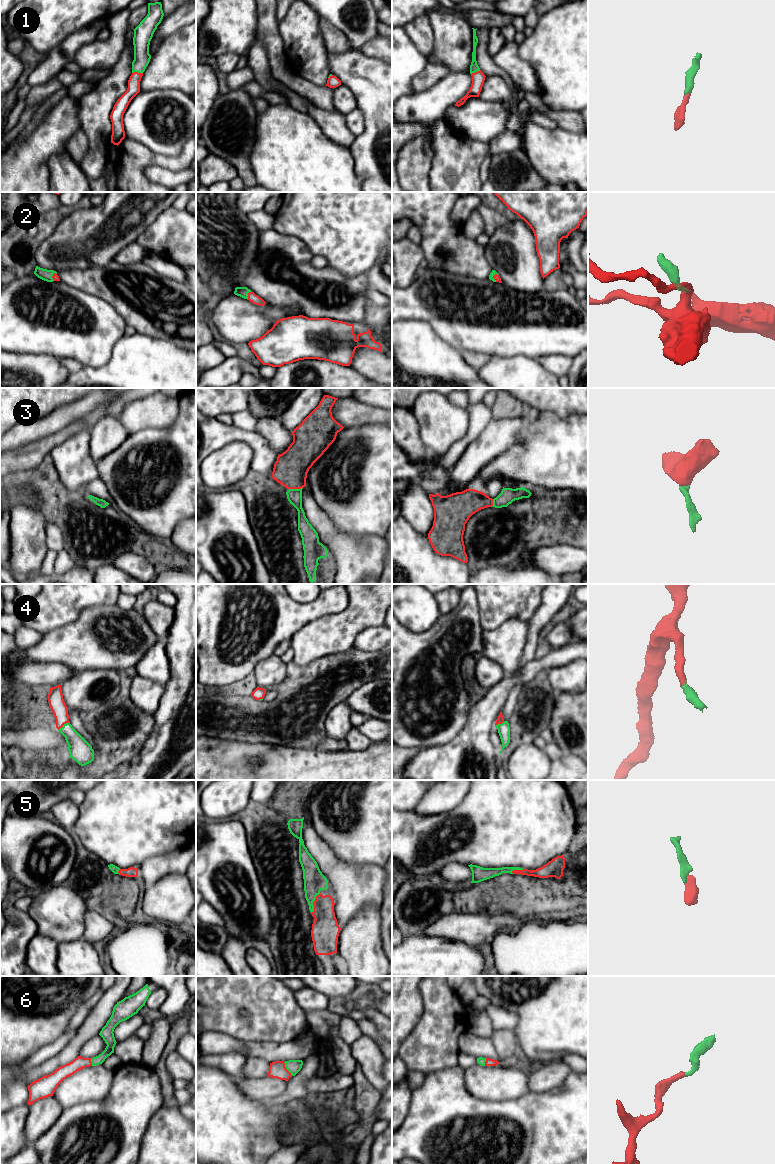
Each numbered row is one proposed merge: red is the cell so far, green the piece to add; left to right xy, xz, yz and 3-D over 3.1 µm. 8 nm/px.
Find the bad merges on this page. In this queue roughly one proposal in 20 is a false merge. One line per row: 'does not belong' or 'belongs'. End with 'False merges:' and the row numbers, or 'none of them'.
1: belongs
2: belongs
3: belongs
4: belongs
5: belongs
6: belongs
False merges: none of them

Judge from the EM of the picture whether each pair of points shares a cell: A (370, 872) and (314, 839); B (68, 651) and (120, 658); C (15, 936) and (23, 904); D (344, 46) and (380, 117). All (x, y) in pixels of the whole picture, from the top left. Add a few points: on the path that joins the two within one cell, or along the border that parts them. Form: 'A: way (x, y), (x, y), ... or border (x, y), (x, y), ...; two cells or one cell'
A: way (355, 872), (342, 872), (324, 854); one cell
B: way (81, 651), (107, 651); one cell
C: border (14, 904), (27, 912); two cells
D: border (352, 49), (346, 52), (329, 52); two cells

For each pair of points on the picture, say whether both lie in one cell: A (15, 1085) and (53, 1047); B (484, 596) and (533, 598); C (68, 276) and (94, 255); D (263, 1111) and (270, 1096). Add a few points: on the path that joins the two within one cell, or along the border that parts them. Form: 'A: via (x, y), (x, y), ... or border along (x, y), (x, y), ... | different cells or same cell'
A: via (18, 1074), (30, 1062), (42, 1054) | same cell
B: via (496, 596), (521, 596) | same cell
C: border along (100, 266), (90, 265), (83, 269), (56, 271) | different cells
D: border along (245, 1094), (251, 1099), (272, 1103) | different cells

